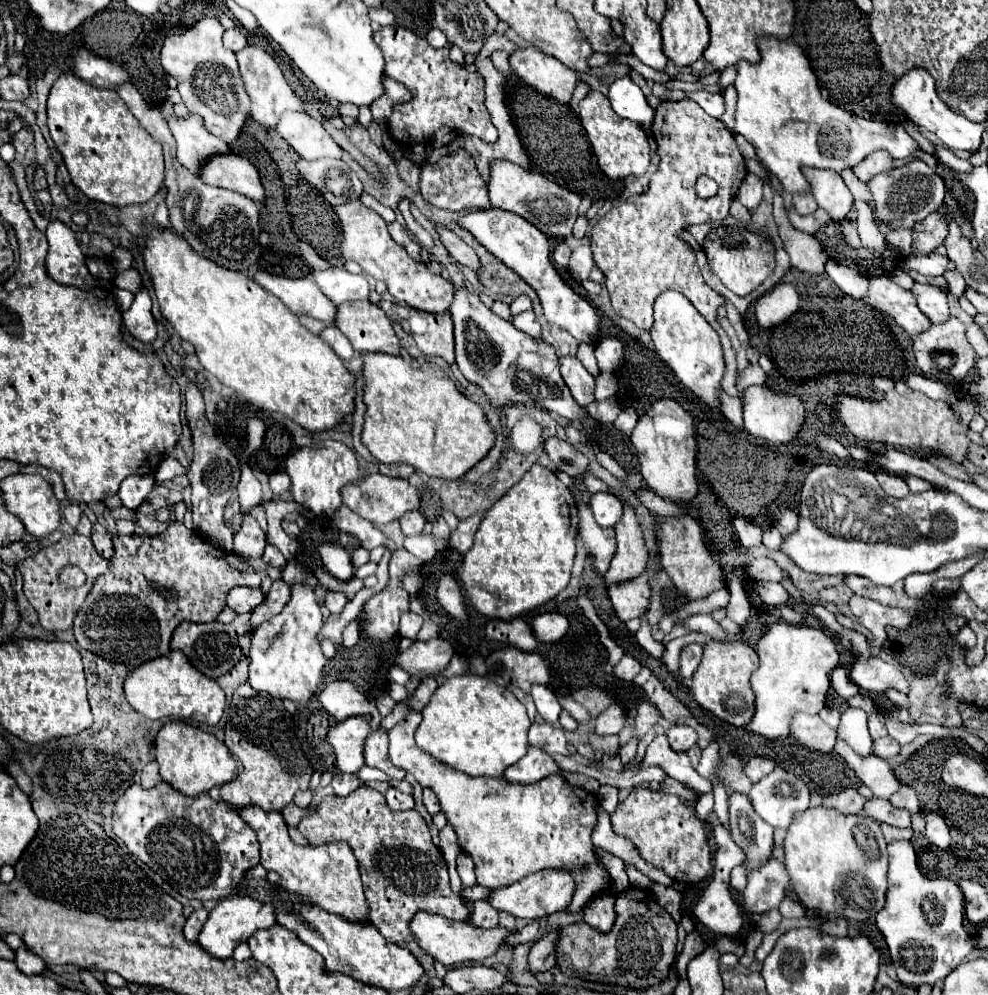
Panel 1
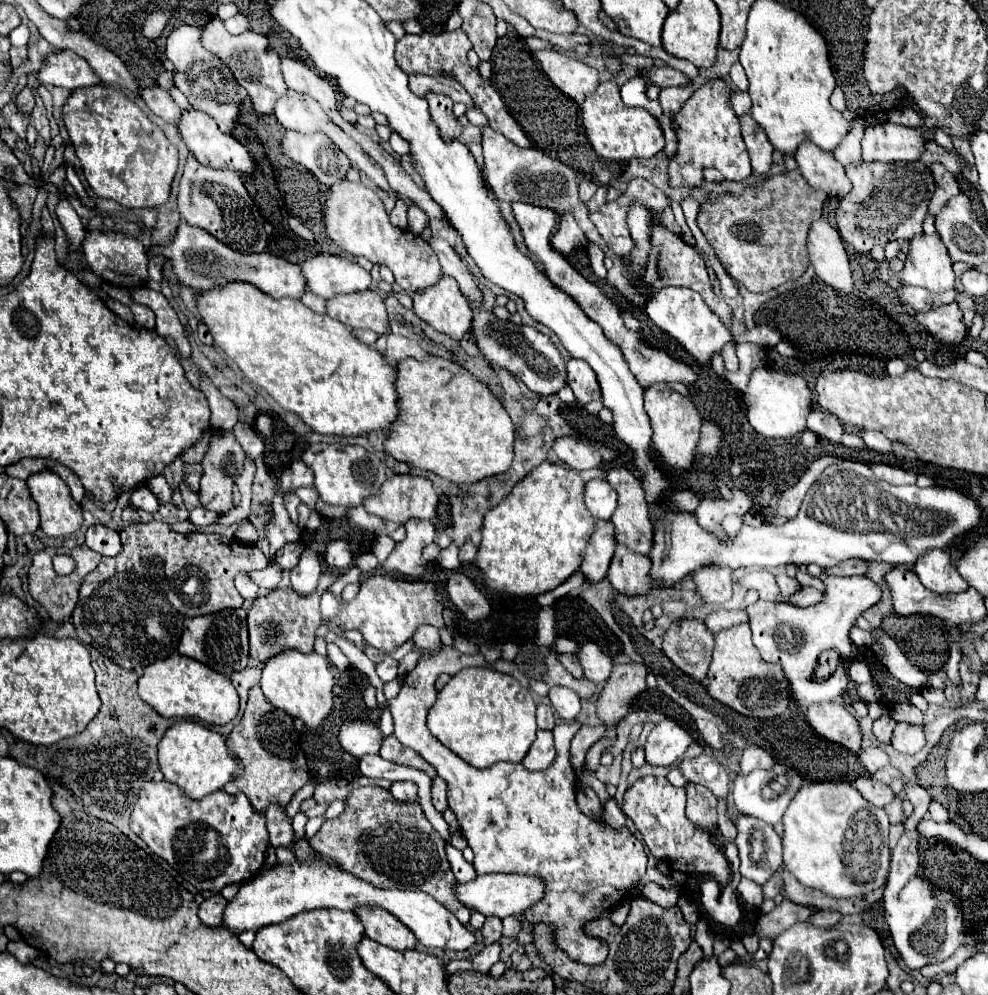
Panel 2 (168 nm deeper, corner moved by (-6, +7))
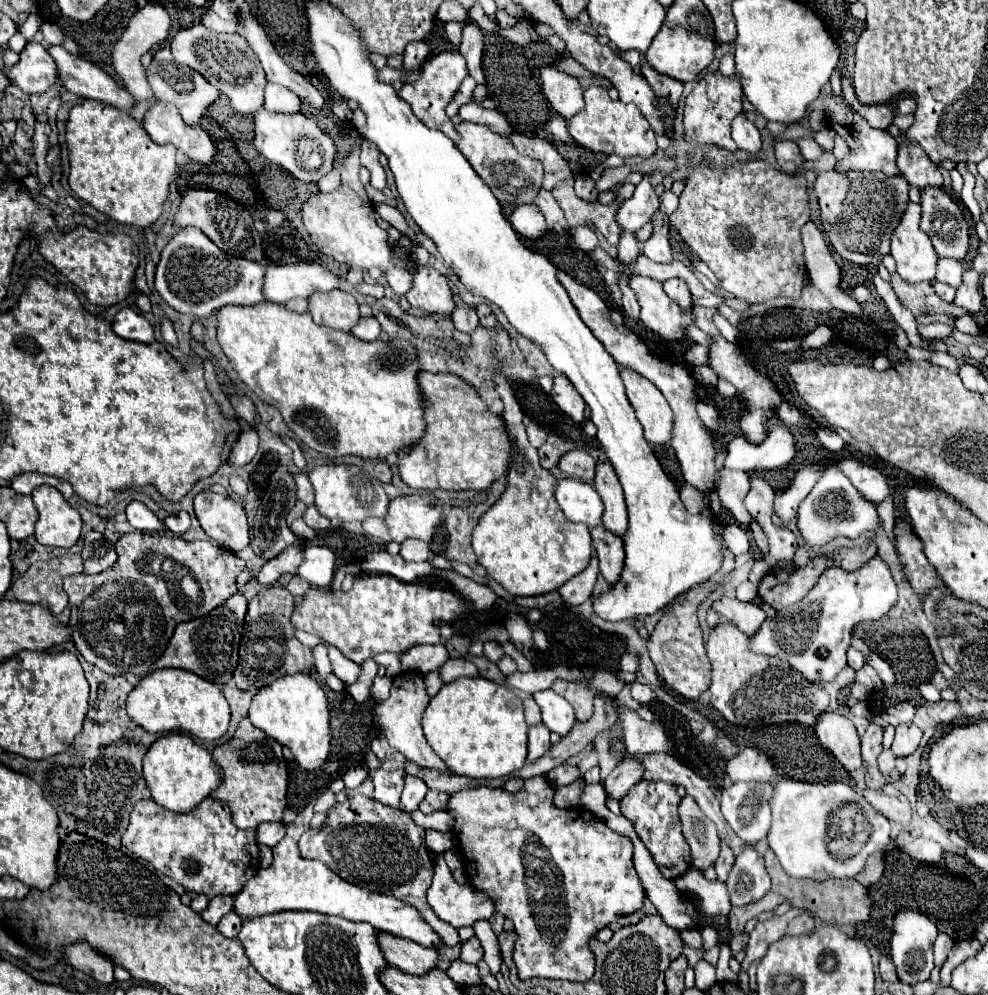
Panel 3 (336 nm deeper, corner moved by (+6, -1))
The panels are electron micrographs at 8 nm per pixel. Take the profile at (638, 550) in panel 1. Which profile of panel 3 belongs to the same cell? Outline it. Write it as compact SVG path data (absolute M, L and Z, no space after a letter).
M602 462L596 466L594 490L600 494L604 502L604 516L602 516L604 526L616 536L624 536L628 526L628 512L626 512L626 502L618 476L610 462Z

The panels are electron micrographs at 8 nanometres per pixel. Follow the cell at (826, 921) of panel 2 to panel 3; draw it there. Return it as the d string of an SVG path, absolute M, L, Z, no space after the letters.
M802 914L794 920L788 922L788 928L786 928L786 936L798 936L798 934L810 934L814 930L814 920L810 914Z

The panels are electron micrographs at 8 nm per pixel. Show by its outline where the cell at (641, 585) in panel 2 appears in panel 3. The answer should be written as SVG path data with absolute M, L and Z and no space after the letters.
M602 524L590 528L590 536L592 536L592 546L600 560L600 574L610 584L614 584L624 566L624 544L620 536L612 534Z

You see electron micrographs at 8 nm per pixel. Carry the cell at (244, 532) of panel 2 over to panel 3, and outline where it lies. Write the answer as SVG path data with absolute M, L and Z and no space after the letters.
M204 490L194 498L194 512L202 530L224 550L240 552L248 546L250 526L238 500Z

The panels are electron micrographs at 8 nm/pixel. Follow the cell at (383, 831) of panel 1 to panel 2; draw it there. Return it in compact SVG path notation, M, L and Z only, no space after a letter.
M374 784L364 786L364 788L354 788L348 794L348 798L344 800L344 812L334 820L326 820L322 824L322 828L310 838L310 844L324 858L330 858L342 870L358 876L360 880L372 884L374 888L422 890L422 892L434 896L440 904L444 904L444 908L448 908L454 916L458 916L458 920L462 924L468 924L470 910L464 904L460 904L460 900L456 898L454 890L456 890L458 882L456 882L452 868L450 868L450 862L446 858L446 850L444 850L446 842L440 840L440 836L436 836L436 830L432 828L432 824L424 816L418 802L398 802L390 794L390 790L384 790Z

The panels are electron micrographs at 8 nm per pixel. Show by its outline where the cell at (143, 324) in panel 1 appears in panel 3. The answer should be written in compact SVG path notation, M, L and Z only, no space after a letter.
M122 308L112 322L112 330L126 338L126 340L134 340L134 342L154 342L154 328L152 324L140 316L138 312L134 312L132 308Z

